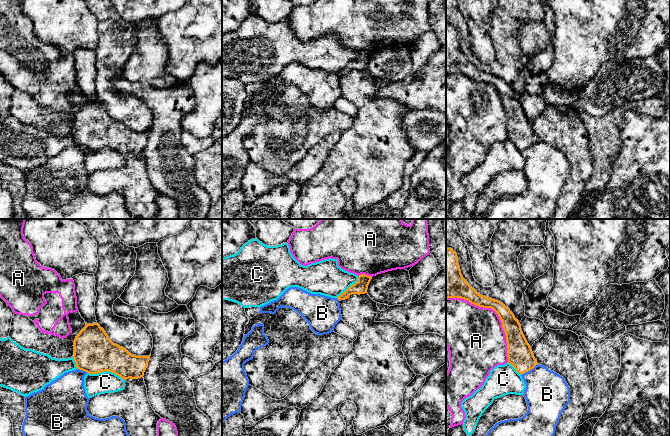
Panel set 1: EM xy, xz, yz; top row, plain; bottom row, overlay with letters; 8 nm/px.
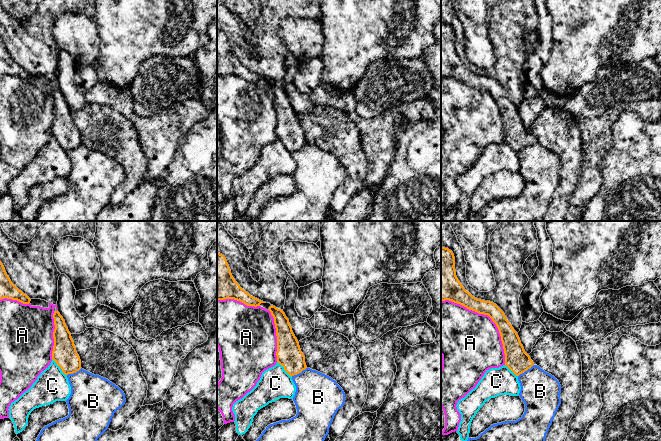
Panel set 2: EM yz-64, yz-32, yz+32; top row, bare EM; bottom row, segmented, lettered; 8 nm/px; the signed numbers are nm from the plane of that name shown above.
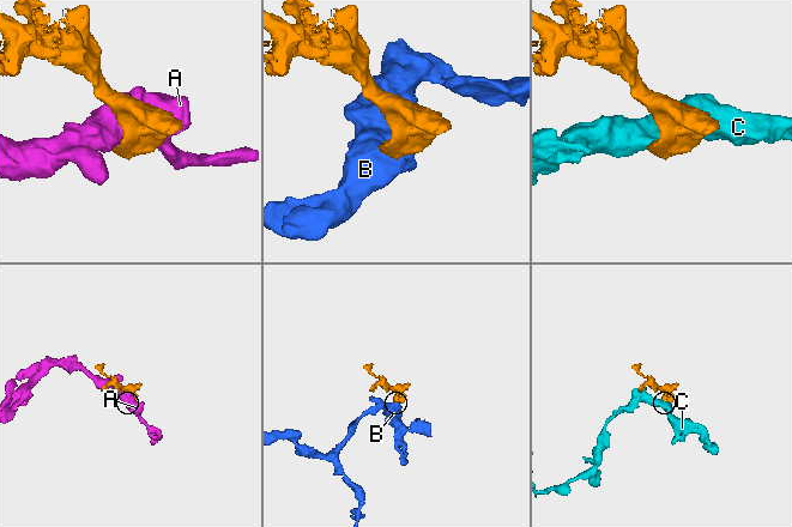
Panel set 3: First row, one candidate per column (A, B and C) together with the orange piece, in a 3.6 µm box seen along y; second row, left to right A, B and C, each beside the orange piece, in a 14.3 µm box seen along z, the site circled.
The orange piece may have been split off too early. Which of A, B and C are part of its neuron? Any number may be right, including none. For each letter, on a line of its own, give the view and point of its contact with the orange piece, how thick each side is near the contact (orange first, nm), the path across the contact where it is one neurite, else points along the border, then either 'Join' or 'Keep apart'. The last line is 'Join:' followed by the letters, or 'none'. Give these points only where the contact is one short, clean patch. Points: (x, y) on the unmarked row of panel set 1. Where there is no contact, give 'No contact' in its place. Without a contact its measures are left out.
A: Touches orange at yz (495, 87). Thickness 140 nm (orange) against 460 nm. Keep apart
B: Touches orange at yz (529, 146). Thickness 200 nm (orange) against 360 nm. Boundary: yz (537, 140), (521, 151). Keep apart
C: Touches orange at xy (106, 146). Thickness 320 nm (orange) against 180 nm. Keep apart
Join: none

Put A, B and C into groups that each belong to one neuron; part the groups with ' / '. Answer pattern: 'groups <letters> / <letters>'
groups A / B / C

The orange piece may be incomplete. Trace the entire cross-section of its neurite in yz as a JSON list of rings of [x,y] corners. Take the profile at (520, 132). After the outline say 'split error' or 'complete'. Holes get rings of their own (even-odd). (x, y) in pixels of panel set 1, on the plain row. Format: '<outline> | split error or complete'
[[[446,24],[446,74],[461,74],[483,84],[493,85],[499,92],[506,111],[508,139],[519,150],[524,150],[537,141],[519,97],[502,78],[480,71],[463,54],[457,29]]] | complete

